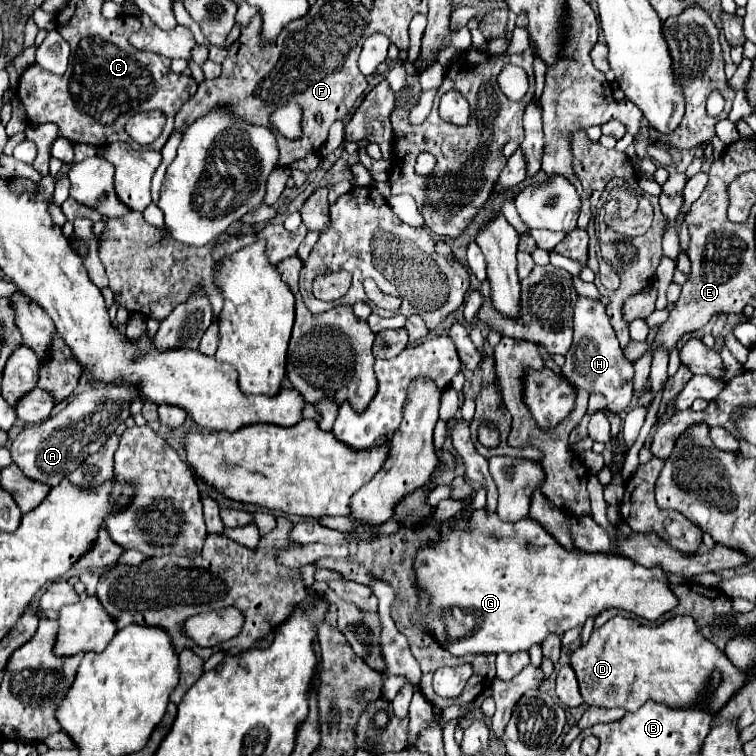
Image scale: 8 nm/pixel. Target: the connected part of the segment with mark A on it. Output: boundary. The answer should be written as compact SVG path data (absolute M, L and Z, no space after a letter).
M97 387L85 389L73 397L59 413L51 415L39 425L25 427L11 443L11 459L23 471L27 479L57 487L71 471L75 471L89 455L97 453L109 435L123 423L131 413L129 405L137 397L127 387Z

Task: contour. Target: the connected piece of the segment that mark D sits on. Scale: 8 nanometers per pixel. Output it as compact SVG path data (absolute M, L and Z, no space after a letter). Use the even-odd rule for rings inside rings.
M613 617L601 629L595 629L587 643L569 655L583 701L597 707L623 707L637 711L645 701L655 699L677 705L707 705L719 711L737 689L747 681L729 659L707 641L691 617L673 617L657 627L639 625L635 619ZM713 669L723 673L723 683L711 695L705 693L707 679Z

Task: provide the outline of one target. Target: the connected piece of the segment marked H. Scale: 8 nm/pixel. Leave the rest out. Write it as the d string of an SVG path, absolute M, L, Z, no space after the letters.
M577 297L575 303L575 335L573 345L565 355L563 377L589 393L599 391L607 399L607 409L613 413L621 413L629 407L633 399L633 365L623 357L623 351L617 343L615 331L605 313L605 305L597 299Z

